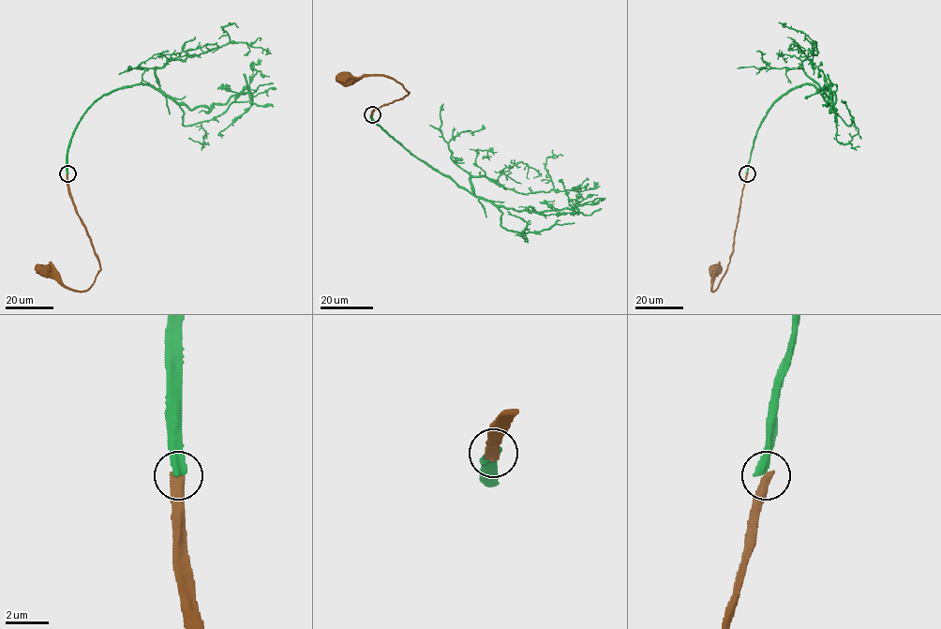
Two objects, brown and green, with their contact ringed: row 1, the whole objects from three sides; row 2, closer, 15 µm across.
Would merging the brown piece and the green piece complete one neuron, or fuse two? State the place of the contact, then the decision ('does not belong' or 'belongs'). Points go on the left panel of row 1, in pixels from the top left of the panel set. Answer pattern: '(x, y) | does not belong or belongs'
(67, 173) | does not belong

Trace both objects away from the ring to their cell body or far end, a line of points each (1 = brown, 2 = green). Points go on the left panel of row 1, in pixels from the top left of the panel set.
1: (67, 173), (72, 202), (100, 269), (93, 283), (83, 291), (65, 288), (42, 272)
2: (67, 173), (76, 125), (107, 93), (149, 84), (206, 112), (239, 94), (252, 103), (261, 60)

